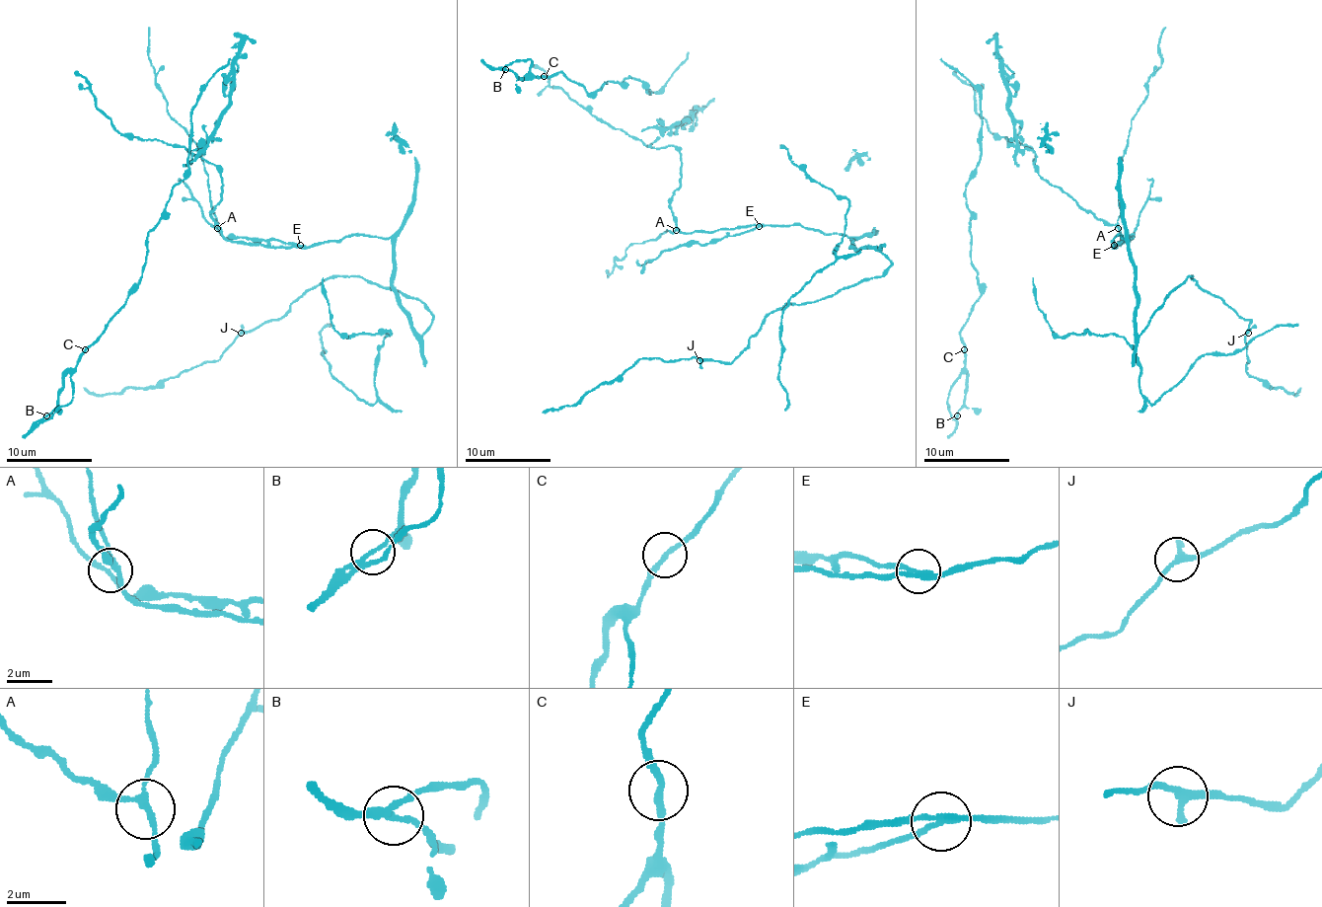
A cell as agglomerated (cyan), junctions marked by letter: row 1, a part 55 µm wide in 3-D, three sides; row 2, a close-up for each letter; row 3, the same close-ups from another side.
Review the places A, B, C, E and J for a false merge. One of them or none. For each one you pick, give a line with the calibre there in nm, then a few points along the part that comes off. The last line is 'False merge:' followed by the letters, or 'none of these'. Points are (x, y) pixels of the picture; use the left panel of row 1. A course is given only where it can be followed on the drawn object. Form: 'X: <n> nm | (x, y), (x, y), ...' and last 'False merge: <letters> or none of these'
E: 200 nm | (301, 245), (226, 238), (206, 219), (179, 179)
False merge: E

